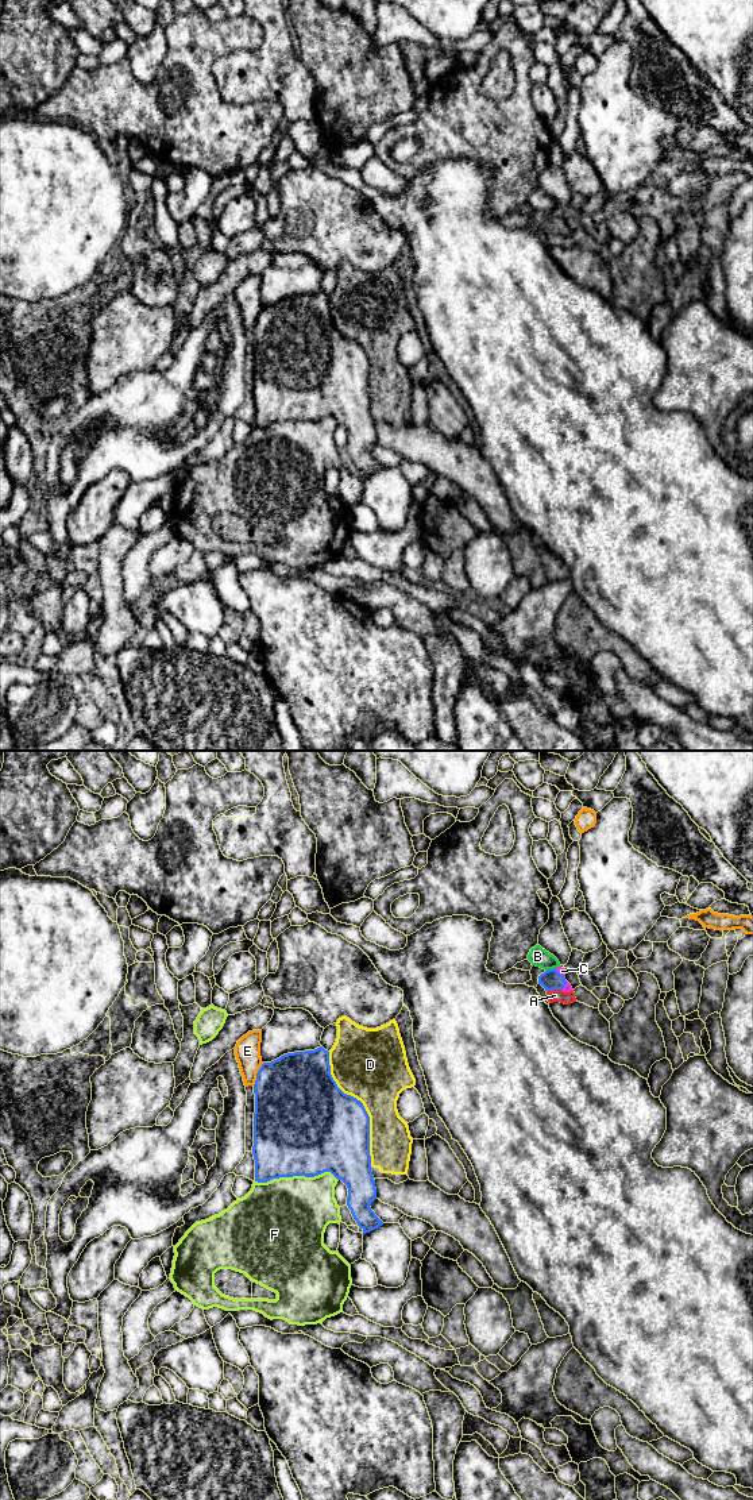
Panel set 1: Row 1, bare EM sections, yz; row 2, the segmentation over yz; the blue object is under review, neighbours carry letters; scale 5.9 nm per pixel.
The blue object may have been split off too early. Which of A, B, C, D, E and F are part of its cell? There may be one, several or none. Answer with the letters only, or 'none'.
C

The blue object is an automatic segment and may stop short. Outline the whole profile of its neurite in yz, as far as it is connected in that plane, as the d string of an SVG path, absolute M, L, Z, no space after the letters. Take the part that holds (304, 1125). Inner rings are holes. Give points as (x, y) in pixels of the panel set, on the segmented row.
M320 1046L314 1050L287 1053L271 1063L263 1063L256 1073L254 1094L255 1181L267 1183L273 1179L293 1176L314 1177L331 1172L347 1185L347 1206L363 1234L382 1226L383 1222L370 1207L376 1199L370 1156L370 1117L360 1100L344 1094L337 1087L331 1075L329 1052Z

